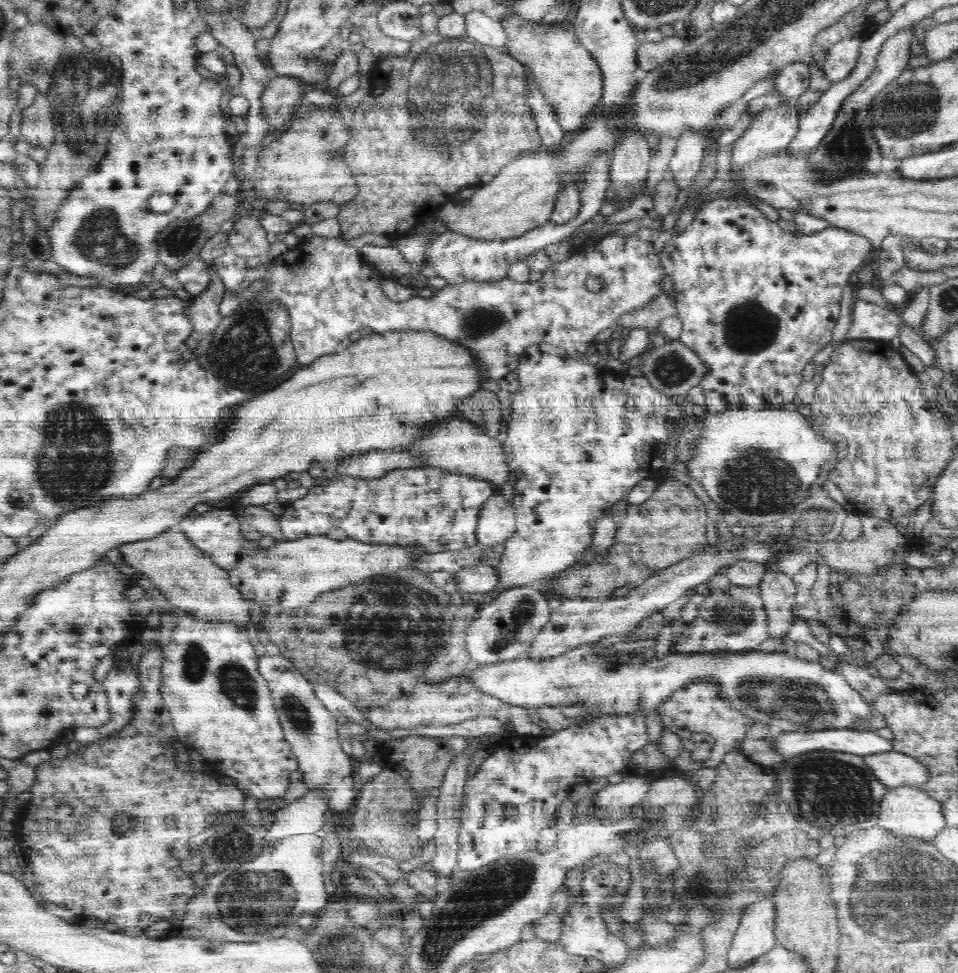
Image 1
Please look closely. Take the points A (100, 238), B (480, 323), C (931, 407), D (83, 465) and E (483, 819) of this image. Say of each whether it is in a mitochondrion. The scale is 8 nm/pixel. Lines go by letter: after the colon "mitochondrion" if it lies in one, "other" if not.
A: mitochondrion
B: mitochondrion
C: other
D: mitochondrion
E: other

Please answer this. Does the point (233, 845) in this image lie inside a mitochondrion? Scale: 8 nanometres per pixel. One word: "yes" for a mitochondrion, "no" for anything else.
yes

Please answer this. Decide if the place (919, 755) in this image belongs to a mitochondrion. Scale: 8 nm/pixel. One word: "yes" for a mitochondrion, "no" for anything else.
no

